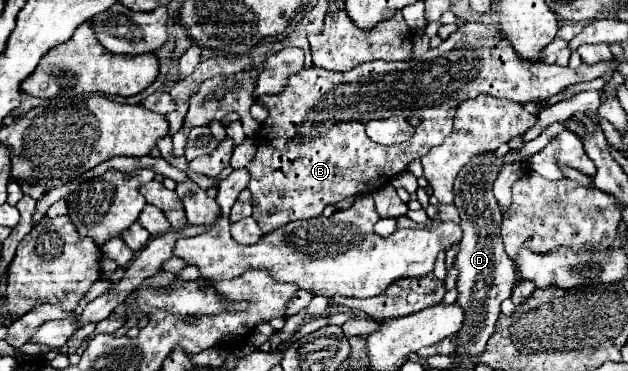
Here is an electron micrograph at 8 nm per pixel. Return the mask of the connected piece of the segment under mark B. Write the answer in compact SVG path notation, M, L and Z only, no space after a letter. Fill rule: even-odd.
M464 23L440 47L428 49L422 57L406 63L368 61L356 65L346 73L334 73L316 67L302 69L300 73L290 77L286 91L278 95L264 95L262 99L258 99L258 103L270 109L270 115L258 129L256 135L258 153L248 163L250 169L248 189L252 191L252 207L254 207L252 217L258 221L262 233L270 233L278 229L282 223L318 217L326 205L330 203L334 205L340 199L374 193L376 189L386 185L392 177L406 171L414 159L420 159L450 135L454 111L466 99L474 99L482 93L512 99L516 103L550 99L568 85L596 79L598 75L602 75L602 71L606 71L606 67L590 67L582 63L578 69L570 69L522 59L514 51L514 47L506 43L504 37L498 35L496 25L484 25L484 23ZM386 115L408 115L408 117L418 115L422 121L416 125L416 131L410 141L400 145L380 145L370 141L364 127L370 119Z

